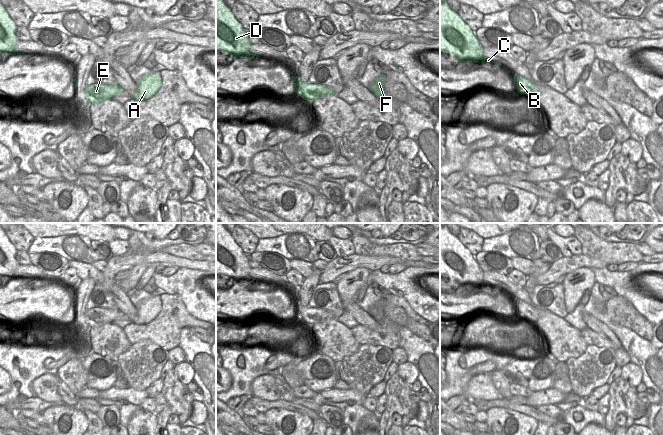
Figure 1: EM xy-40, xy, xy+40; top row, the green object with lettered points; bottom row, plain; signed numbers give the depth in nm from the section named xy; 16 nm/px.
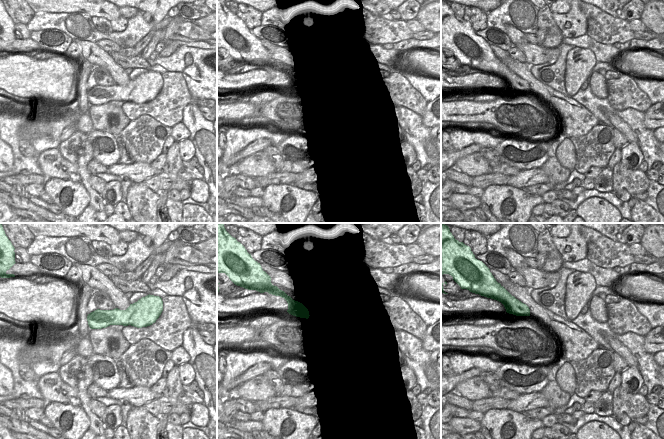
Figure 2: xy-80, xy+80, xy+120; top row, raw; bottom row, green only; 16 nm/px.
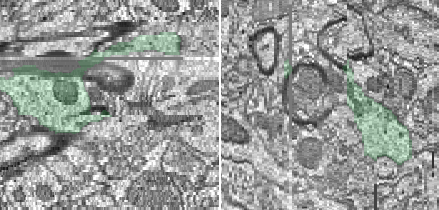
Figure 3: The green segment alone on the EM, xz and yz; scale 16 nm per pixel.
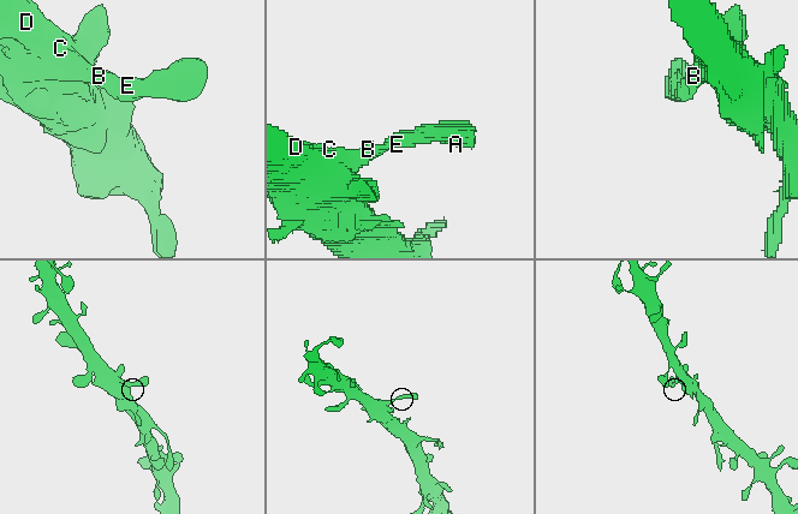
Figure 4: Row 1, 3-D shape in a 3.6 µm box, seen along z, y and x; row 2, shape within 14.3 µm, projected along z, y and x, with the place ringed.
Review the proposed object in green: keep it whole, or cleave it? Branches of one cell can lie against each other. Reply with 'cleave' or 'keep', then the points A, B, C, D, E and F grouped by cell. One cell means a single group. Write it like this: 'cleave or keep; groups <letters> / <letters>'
keep; groups A B C D E F

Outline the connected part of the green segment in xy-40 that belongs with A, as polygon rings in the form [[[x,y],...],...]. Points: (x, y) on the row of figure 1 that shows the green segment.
[[[151,72],[143,76],[137,85],[137,91],[133,94],[134,99],[144,101],[152,98],[162,86],[160,72]]]

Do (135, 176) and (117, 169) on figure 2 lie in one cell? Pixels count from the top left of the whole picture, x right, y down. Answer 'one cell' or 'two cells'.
one cell

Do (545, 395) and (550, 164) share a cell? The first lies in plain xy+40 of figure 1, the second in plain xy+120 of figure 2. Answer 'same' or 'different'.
different

